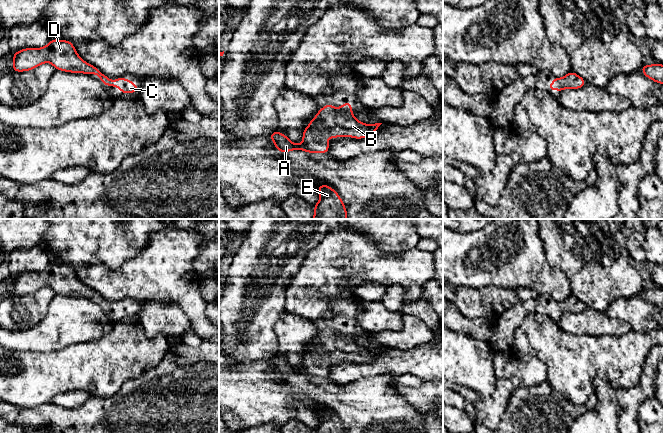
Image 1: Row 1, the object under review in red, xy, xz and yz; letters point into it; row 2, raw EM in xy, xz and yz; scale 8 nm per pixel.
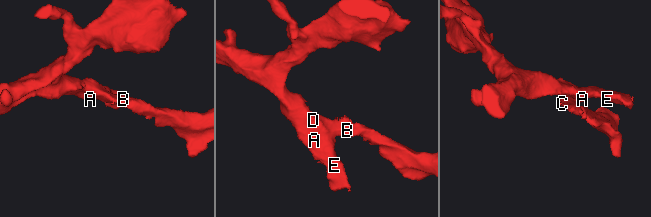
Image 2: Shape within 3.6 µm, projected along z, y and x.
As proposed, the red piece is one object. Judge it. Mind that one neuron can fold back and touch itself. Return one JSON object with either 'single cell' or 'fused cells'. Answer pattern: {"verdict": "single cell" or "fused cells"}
{"verdict": "single cell"}

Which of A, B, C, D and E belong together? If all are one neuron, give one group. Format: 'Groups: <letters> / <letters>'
Groups: A B C D E

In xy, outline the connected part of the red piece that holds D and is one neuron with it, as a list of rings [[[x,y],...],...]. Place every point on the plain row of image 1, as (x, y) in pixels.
[[[51,263],[49,268],[44,271],[21,273],[11,280],[14,282],[12,295],[15,296],[30,295],[46,286],[49,286],[54,290],[55,294],[71,297],[84,297],[88,299],[97,298],[100,302],[100,306],[102,308],[106,308],[108,313],[111,310],[116,310],[123,318],[136,317],[138,314],[138,309],[136,307],[133,307],[131,304],[128,304],[124,301],[117,302],[111,306],[110,302],[104,299],[99,293],[85,286],[78,279],[73,267],[67,264]]]

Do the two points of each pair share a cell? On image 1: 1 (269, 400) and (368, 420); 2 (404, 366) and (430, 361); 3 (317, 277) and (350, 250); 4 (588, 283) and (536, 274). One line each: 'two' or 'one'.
1: one
2: one
3: one
4: two

